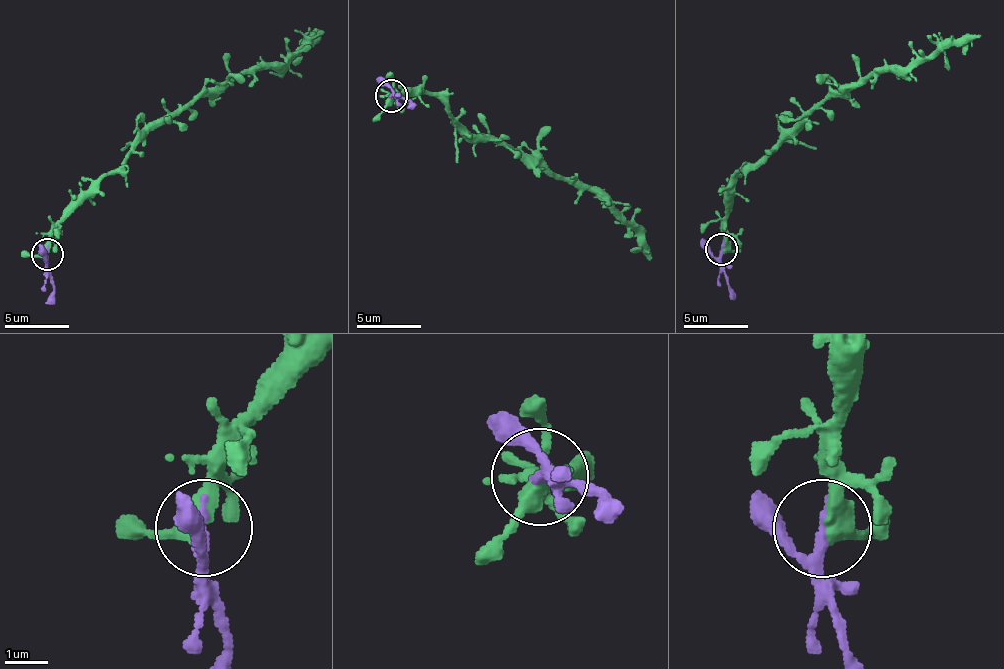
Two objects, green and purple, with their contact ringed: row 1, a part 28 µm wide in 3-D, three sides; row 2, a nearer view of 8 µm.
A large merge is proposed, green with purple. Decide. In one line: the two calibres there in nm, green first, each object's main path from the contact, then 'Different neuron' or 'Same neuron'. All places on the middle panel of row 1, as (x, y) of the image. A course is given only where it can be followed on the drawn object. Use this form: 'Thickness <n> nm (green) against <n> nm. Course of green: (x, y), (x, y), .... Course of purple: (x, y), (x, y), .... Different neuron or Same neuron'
Thickness 440 nm (green) against 220 nm. Course of green: (392, 96), (440, 98), (472, 135), (599, 188), (651, 261). Course of purple: (392, 96), (410, 100), (406, 107). Same neuron

